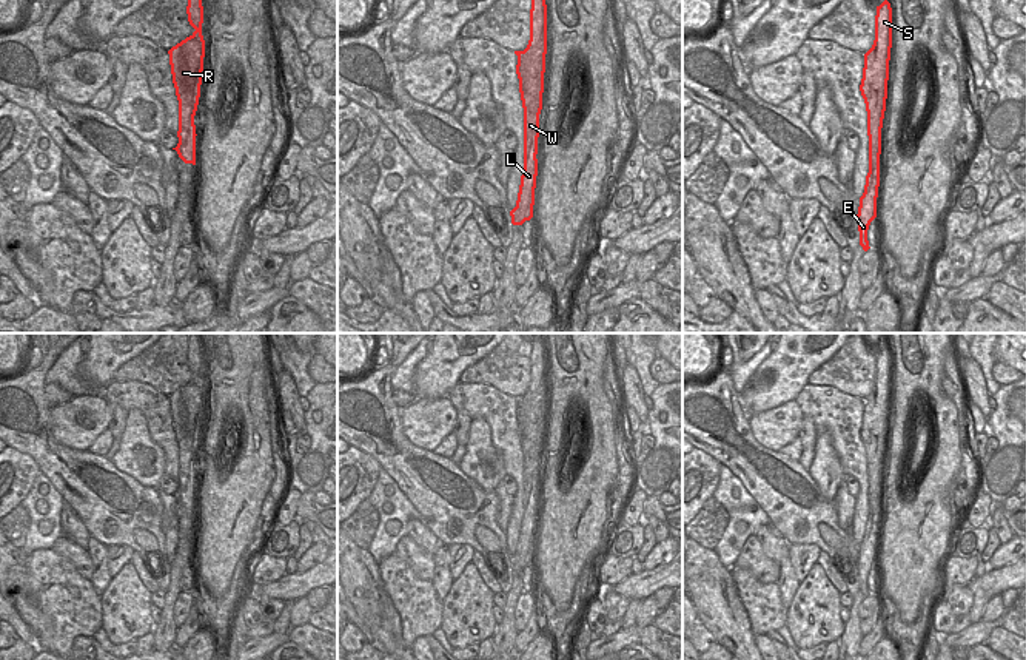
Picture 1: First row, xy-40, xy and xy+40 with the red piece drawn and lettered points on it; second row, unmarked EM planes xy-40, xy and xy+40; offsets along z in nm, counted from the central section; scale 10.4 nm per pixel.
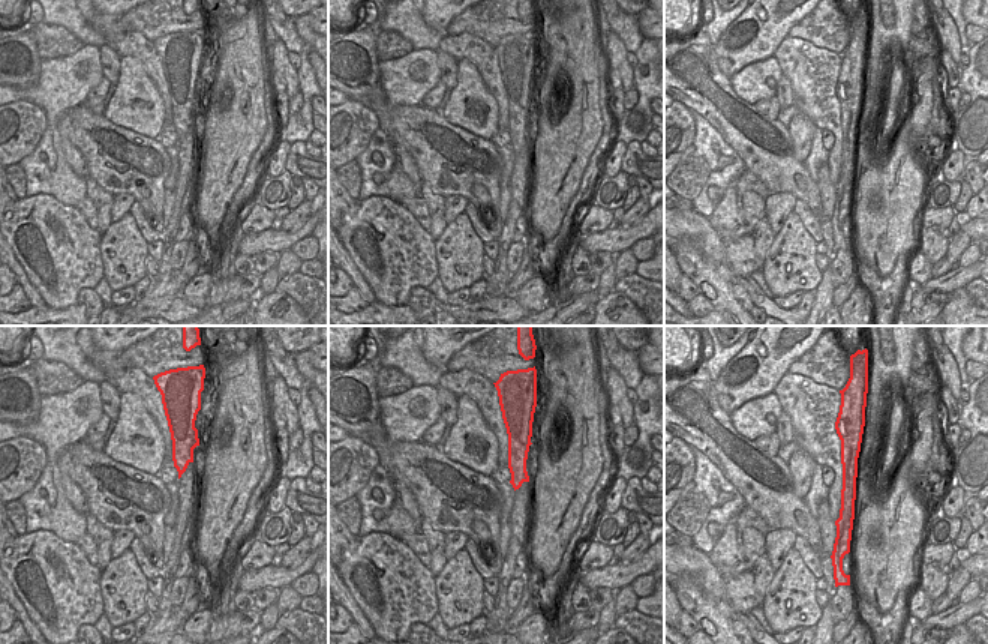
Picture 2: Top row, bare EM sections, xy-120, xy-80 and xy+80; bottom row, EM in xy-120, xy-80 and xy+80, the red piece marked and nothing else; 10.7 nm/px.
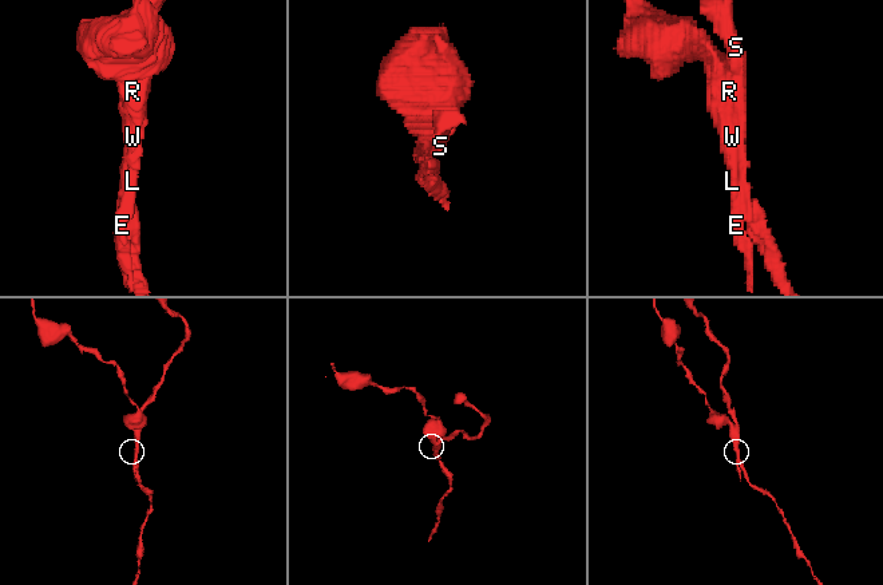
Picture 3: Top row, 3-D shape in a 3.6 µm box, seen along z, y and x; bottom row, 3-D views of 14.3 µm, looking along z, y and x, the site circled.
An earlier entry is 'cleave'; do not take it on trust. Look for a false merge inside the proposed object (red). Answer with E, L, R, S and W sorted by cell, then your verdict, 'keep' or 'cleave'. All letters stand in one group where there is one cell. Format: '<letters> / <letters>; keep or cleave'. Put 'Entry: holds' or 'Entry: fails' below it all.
E L R / S W; cleave
Entry: holds

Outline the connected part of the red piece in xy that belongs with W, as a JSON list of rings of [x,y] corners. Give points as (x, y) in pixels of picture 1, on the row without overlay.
[[[541,333],[531,339],[530,386],[524,396],[515,396],[528,416],[525,427],[519,429],[524,453],[524,507],[530,490],[539,483],[539,460],[542,455],[544,418],[547,399],[547,350]]]

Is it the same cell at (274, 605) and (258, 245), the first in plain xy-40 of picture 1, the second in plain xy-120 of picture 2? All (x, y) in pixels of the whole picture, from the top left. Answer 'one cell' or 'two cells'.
two cells

